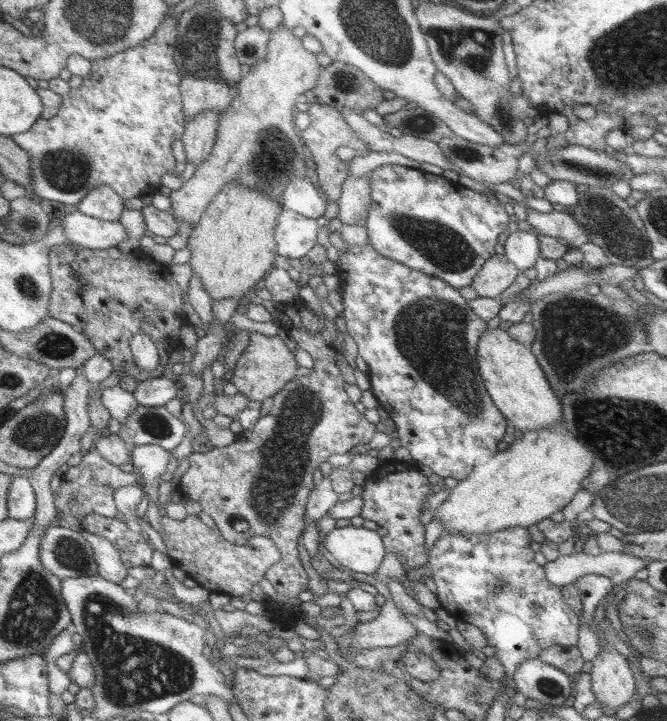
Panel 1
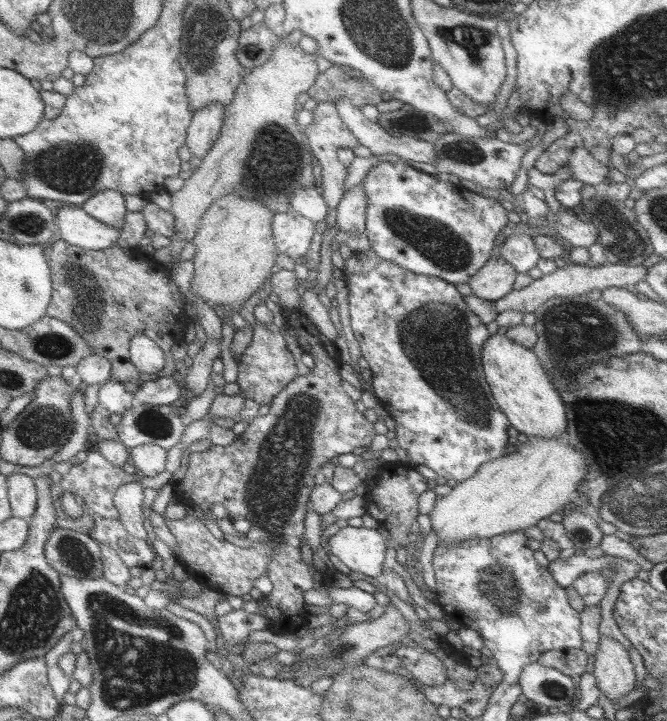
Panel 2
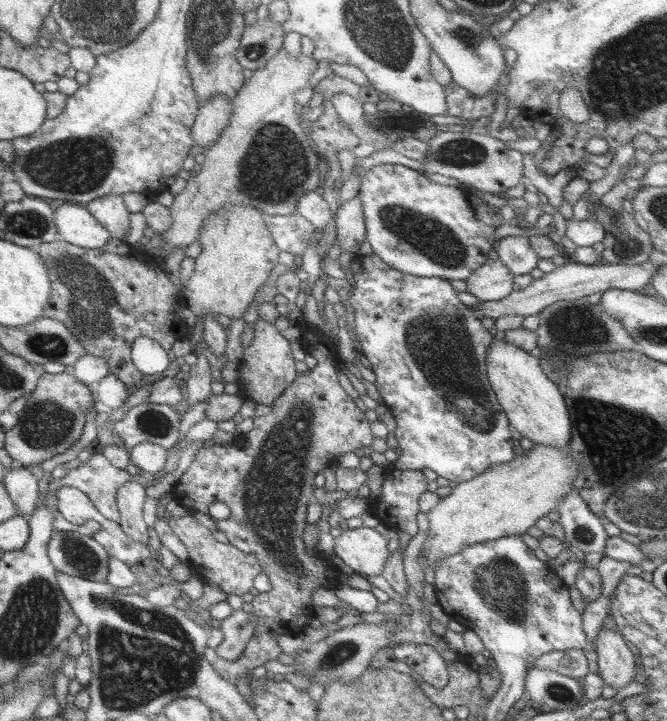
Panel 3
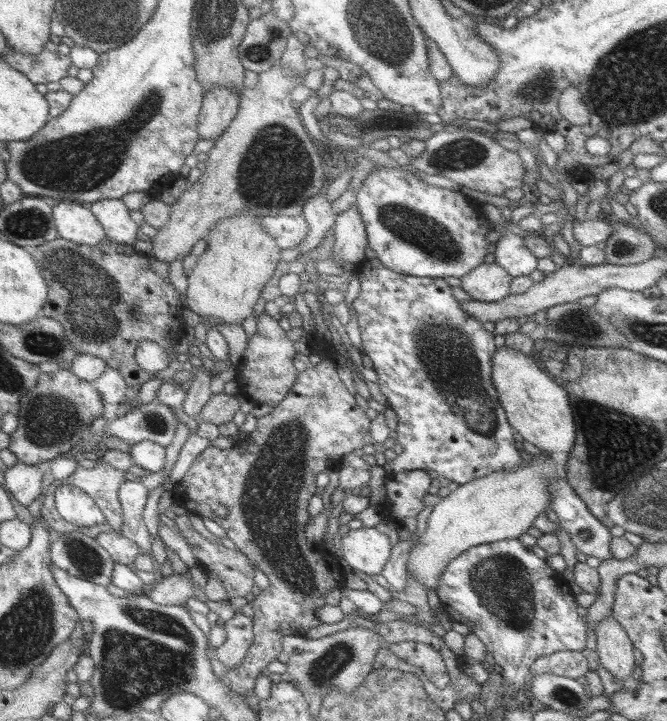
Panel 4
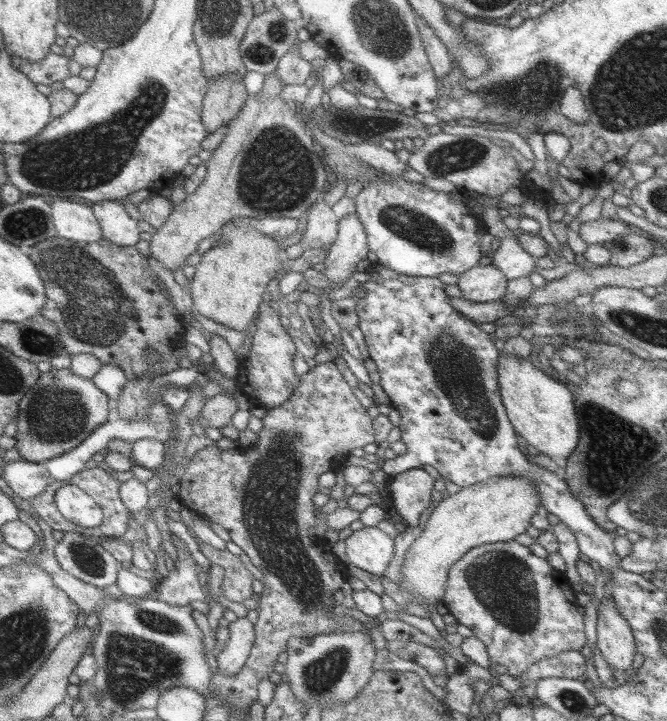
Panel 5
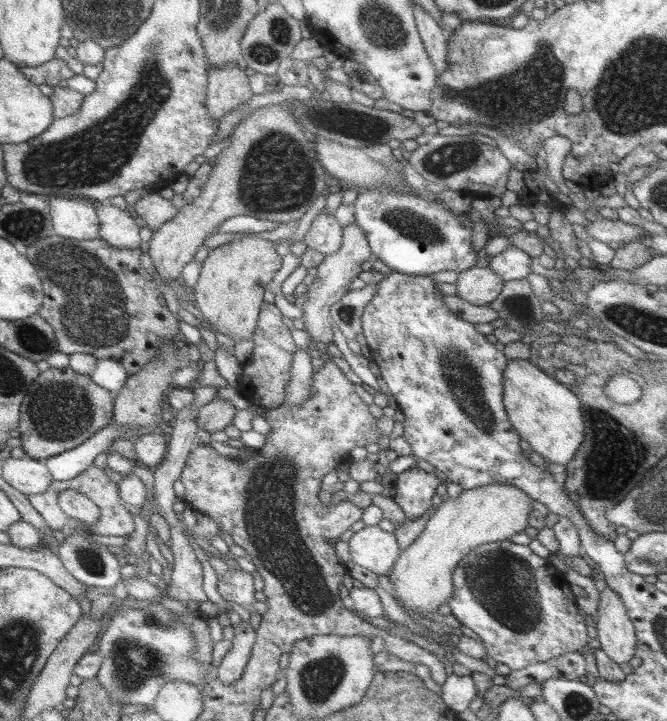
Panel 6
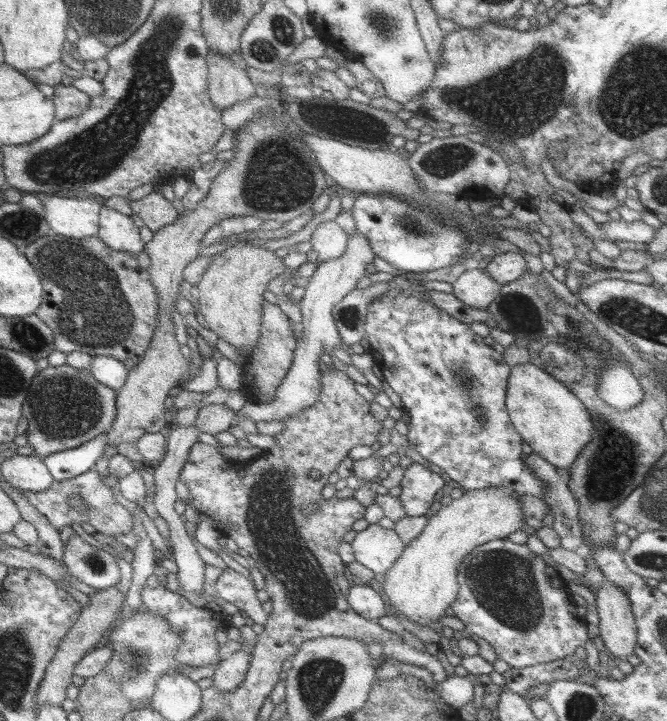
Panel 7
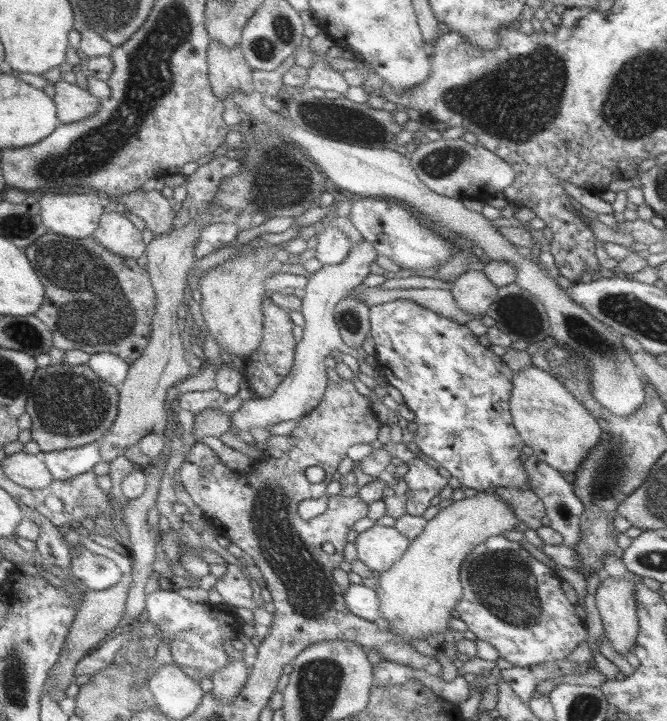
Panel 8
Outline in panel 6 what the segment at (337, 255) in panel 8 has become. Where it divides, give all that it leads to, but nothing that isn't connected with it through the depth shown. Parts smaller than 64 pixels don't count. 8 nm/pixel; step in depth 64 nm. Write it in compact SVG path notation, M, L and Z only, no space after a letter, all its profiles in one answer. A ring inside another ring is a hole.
M322 209L311 221L302 242L307 248L325 256L337 251L341 239L341 229L342 226L335 221L335 217Z

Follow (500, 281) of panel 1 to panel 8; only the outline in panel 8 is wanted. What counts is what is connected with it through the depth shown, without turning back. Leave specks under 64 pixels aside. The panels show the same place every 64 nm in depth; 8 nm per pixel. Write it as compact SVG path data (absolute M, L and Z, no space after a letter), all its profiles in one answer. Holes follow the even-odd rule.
M465 271L453 280L448 291L461 311L469 313L471 318L481 318L493 302L497 289L483 271Z

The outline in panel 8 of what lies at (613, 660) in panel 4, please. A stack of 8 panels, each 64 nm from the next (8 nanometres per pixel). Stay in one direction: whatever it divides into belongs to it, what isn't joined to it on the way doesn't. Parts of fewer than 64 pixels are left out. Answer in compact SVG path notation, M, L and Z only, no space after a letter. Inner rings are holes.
M600 579L594 601L603 626L602 636L617 653L625 655L637 636L637 608L633 586L626 580Z

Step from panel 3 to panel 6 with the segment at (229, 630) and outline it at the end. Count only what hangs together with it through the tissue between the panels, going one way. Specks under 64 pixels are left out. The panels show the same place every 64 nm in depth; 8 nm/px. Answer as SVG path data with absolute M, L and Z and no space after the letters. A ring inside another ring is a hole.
M240 621L232 625L233 639L231 648L223 655L217 666L217 680L219 683L229 685L239 679L243 667L250 655L250 648L254 643L255 632L247 622Z

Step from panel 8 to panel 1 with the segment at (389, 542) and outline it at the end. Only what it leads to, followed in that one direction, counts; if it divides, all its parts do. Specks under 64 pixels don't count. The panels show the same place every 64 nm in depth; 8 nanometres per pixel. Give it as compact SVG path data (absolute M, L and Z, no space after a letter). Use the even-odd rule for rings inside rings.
M351 525L329 531L324 548L343 569L370 576L379 567L384 554L381 536L376 531Z

